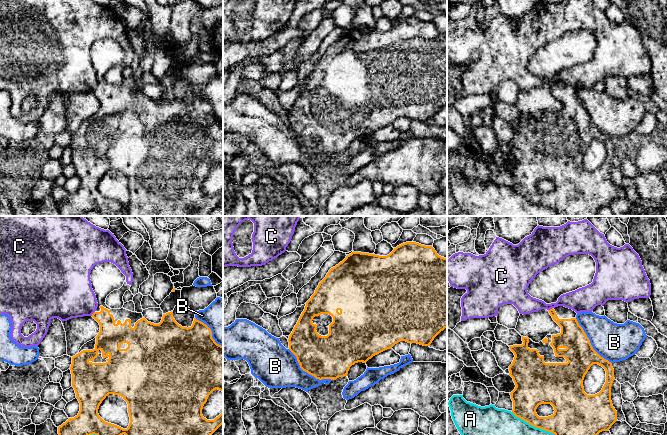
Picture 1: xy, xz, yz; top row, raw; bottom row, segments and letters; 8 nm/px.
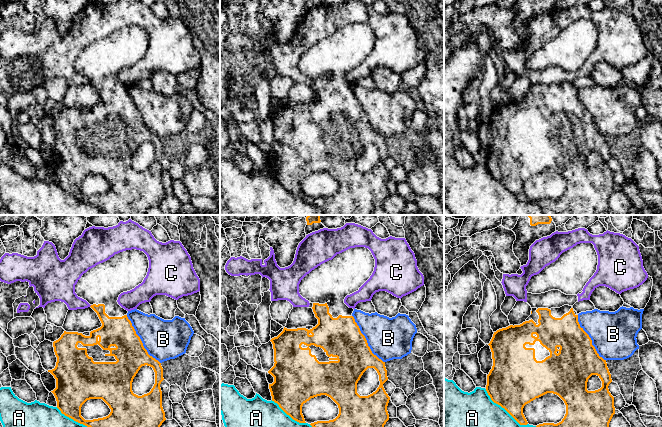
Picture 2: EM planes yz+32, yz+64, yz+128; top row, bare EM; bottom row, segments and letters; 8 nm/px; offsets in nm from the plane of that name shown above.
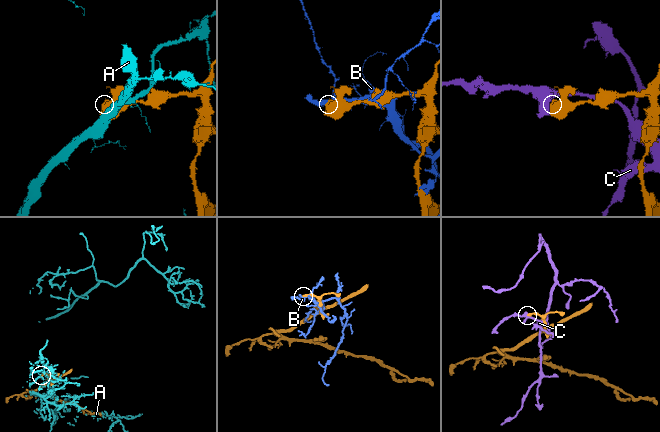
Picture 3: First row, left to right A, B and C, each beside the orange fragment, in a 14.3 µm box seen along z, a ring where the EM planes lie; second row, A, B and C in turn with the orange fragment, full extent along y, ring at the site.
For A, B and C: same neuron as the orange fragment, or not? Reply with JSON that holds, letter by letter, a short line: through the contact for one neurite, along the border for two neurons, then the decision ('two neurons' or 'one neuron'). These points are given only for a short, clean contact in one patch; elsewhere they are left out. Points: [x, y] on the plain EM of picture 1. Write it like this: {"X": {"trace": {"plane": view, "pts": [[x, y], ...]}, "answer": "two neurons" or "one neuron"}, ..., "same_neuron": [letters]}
{"A": {"answer": "two neurons"}, "B": {"answer": "two neurons"}, "C": {"trace": {"plane": "yz", "pts": [[552, 83], [548, 86]]}, "answer": "two neurons"}, "same_neuron": []}

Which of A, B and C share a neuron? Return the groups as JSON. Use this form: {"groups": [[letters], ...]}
{"groups": [["A"], ["B"], ["C"]]}

